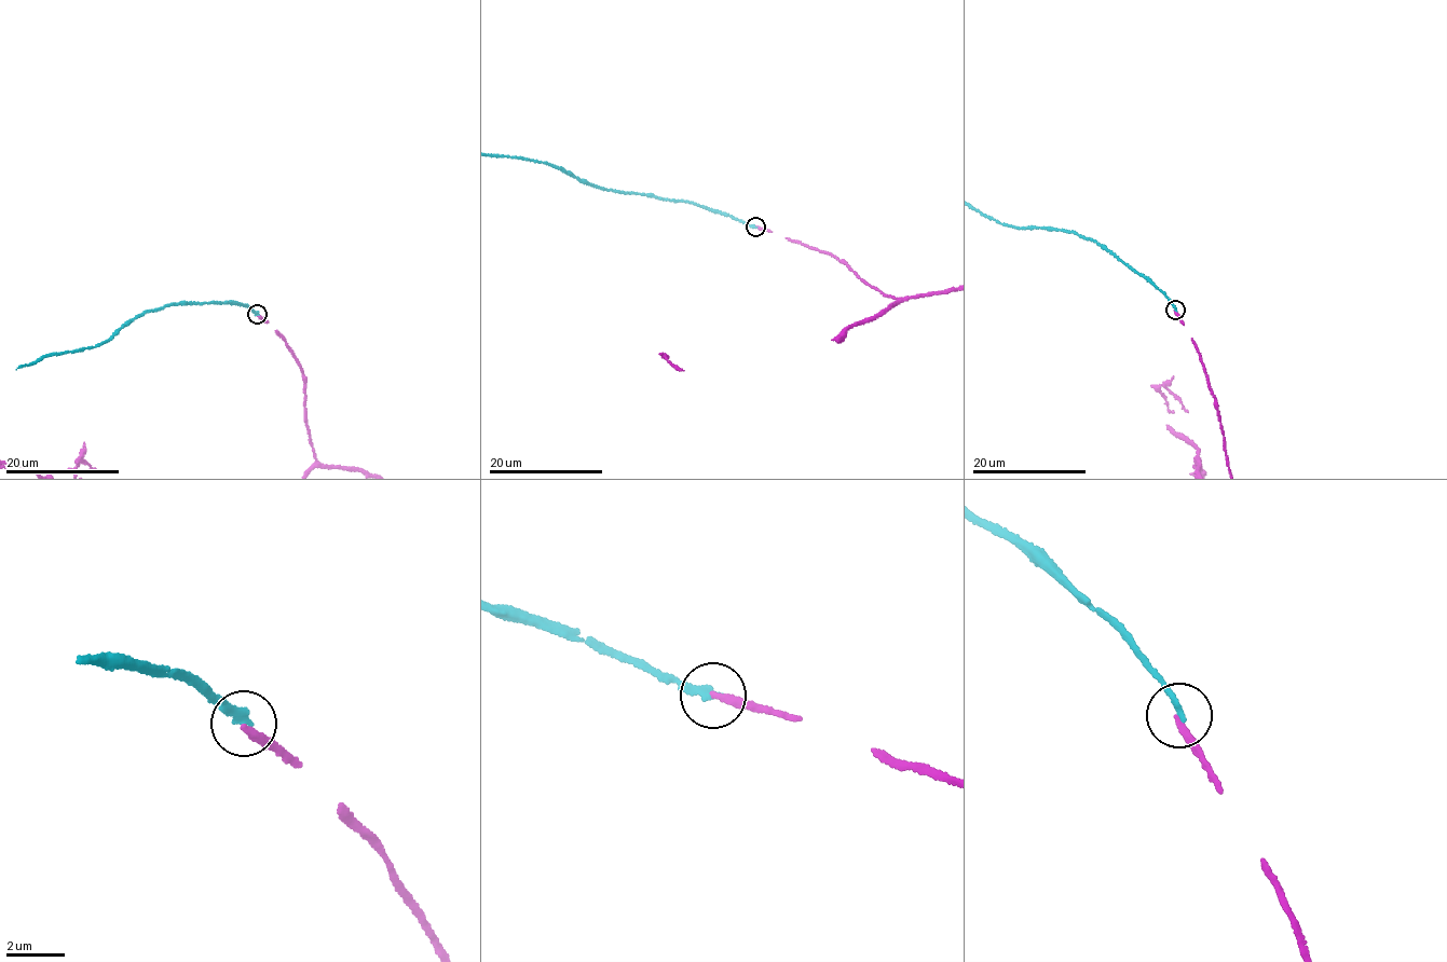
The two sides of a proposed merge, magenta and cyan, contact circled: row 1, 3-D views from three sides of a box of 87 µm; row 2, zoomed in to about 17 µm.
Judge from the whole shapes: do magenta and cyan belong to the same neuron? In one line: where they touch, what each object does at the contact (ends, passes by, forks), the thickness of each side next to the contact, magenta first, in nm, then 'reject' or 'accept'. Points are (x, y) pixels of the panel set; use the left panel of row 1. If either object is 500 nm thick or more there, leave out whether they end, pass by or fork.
place (257, 314); magenta ends; cyan ends; calibres 240 and 260 nm; reject

